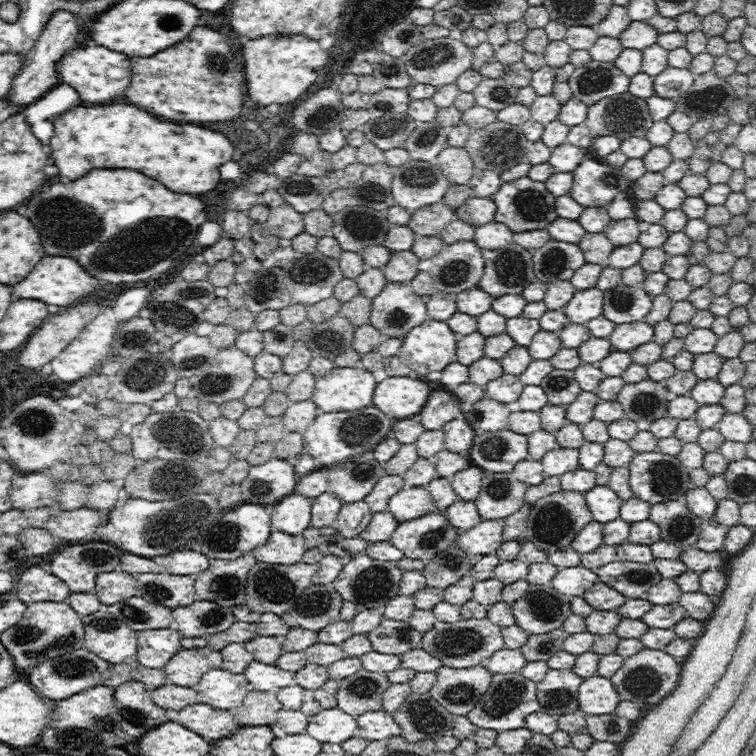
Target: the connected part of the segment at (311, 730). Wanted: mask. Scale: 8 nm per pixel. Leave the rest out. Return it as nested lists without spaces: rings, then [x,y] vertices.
[[[338,706],[328,710],[322,709],[309,717],[306,732],[320,742],[342,744],[357,734],[357,720]]]

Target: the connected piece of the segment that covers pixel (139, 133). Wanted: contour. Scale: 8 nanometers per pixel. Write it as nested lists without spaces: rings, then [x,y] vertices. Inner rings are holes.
[[[132,104],[72,108],[54,120],[54,136],[50,144],[52,144],[52,158],[56,160],[54,164],[60,168],[60,178],[66,178],[70,182],[88,174],[92,168],[132,168],[150,178],[160,180],[174,192],[186,192],[186,194],[202,194],[212,190],[220,182],[218,168],[224,162],[232,160],[232,144],[226,136],[212,130],[204,130],[200,126],[174,124],[162,118],[154,118],[146,110],[140,110]]]

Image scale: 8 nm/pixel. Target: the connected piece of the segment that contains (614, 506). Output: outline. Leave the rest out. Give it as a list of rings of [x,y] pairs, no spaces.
[[[598,484],[585,493],[585,500],[593,519],[601,523],[620,517],[620,508],[624,503],[608,485]]]

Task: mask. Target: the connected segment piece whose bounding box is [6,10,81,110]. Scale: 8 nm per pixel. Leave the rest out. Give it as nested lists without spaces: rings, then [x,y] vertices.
[[[58,10],[54,12],[48,24],[44,27],[42,34],[36,40],[35,45],[24,54],[20,70],[12,79],[10,90],[7,92],[7,98],[13,108],[23,110],[40,100],[44,94],[48,94],[52,88],[61,83],[61,78],[57,69],[57,62],[69,51],[75,48],[75,40],[80,32],[80,22],[67,10]]]

